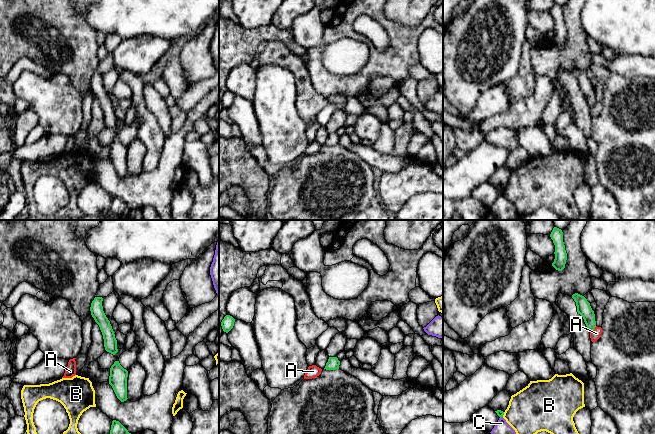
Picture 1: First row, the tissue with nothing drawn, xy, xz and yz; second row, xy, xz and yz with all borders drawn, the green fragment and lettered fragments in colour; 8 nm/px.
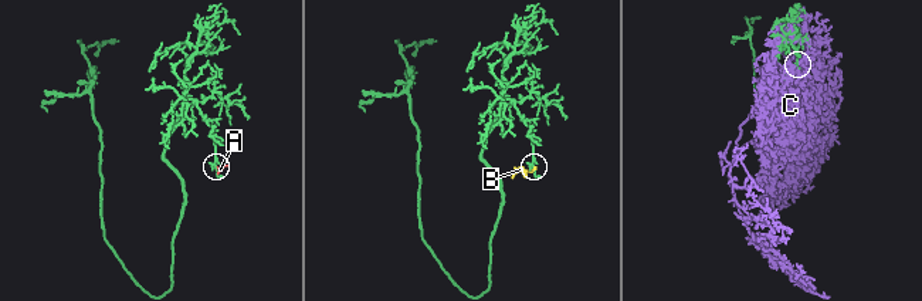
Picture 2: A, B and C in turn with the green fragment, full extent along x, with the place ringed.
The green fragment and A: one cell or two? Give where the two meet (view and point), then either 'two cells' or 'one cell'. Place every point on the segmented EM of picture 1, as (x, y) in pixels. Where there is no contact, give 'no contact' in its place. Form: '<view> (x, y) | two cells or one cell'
yz (593, 329) | two cells

